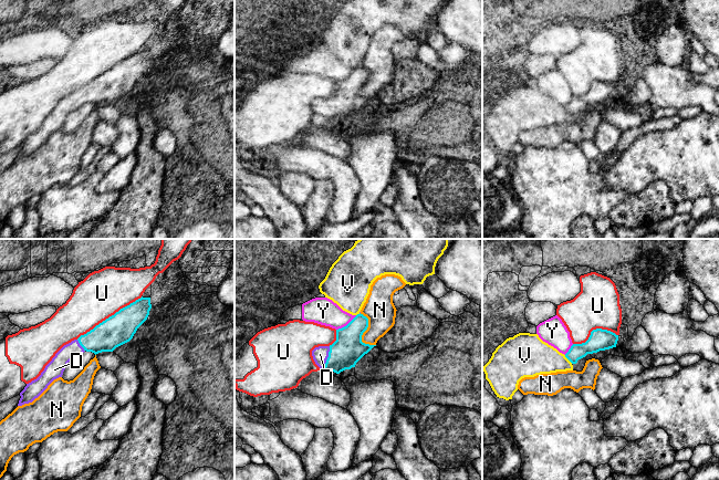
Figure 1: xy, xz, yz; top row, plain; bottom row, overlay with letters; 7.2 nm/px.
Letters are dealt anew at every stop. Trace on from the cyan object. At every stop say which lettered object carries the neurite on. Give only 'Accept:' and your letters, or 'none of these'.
Accept: D

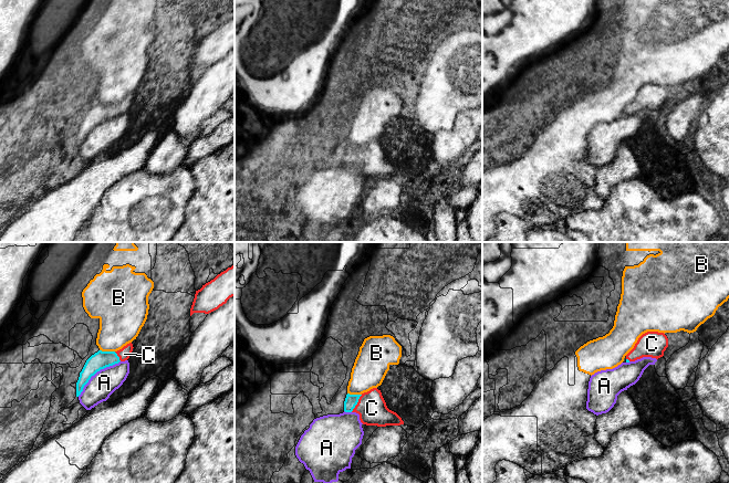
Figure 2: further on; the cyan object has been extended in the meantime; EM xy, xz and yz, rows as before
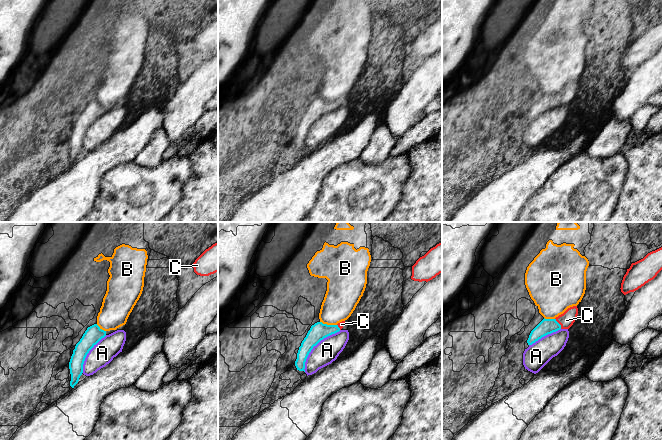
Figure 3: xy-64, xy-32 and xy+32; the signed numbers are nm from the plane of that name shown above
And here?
Accept: C

